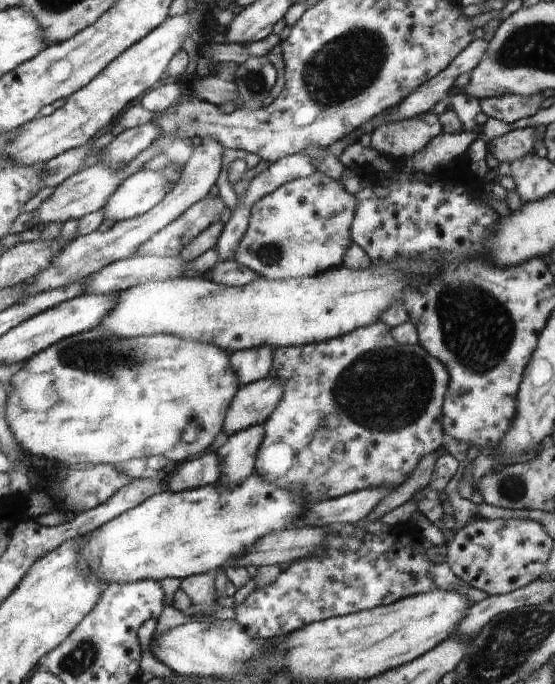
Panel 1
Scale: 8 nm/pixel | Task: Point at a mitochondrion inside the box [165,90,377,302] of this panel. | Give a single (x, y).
(270, 252)

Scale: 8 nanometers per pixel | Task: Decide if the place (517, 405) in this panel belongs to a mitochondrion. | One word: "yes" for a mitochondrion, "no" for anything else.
no

